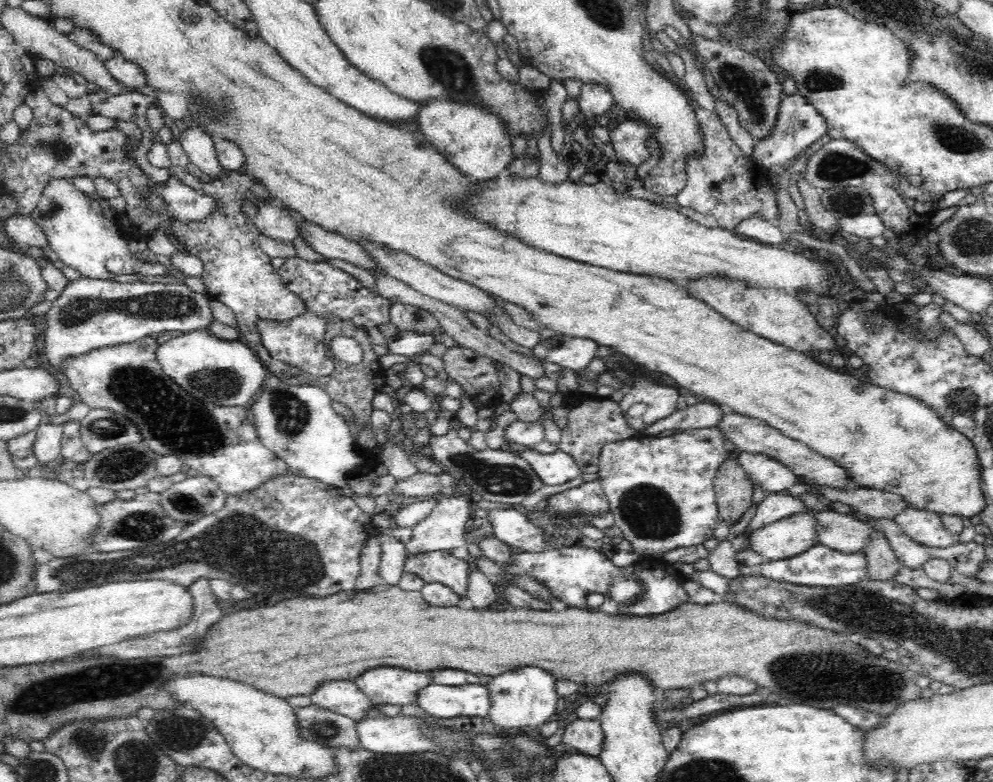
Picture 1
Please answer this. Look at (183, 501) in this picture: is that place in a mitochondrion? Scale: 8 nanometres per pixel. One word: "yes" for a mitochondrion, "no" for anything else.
yes

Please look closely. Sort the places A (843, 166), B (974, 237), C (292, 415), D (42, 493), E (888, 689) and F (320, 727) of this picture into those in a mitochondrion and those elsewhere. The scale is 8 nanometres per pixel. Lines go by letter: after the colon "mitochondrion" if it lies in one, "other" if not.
A: mitochondrion
B: mitochondrion
C: mitochondrion
D: other
E: mitochondrion
F: mitochondrion

